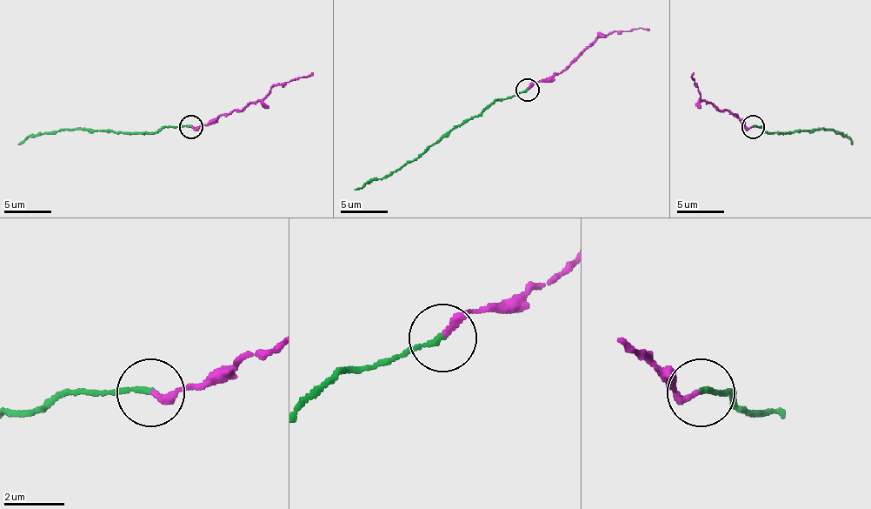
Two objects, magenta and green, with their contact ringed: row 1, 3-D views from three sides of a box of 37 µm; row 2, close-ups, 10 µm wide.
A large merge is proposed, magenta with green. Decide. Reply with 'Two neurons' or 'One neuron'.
Two neurons

